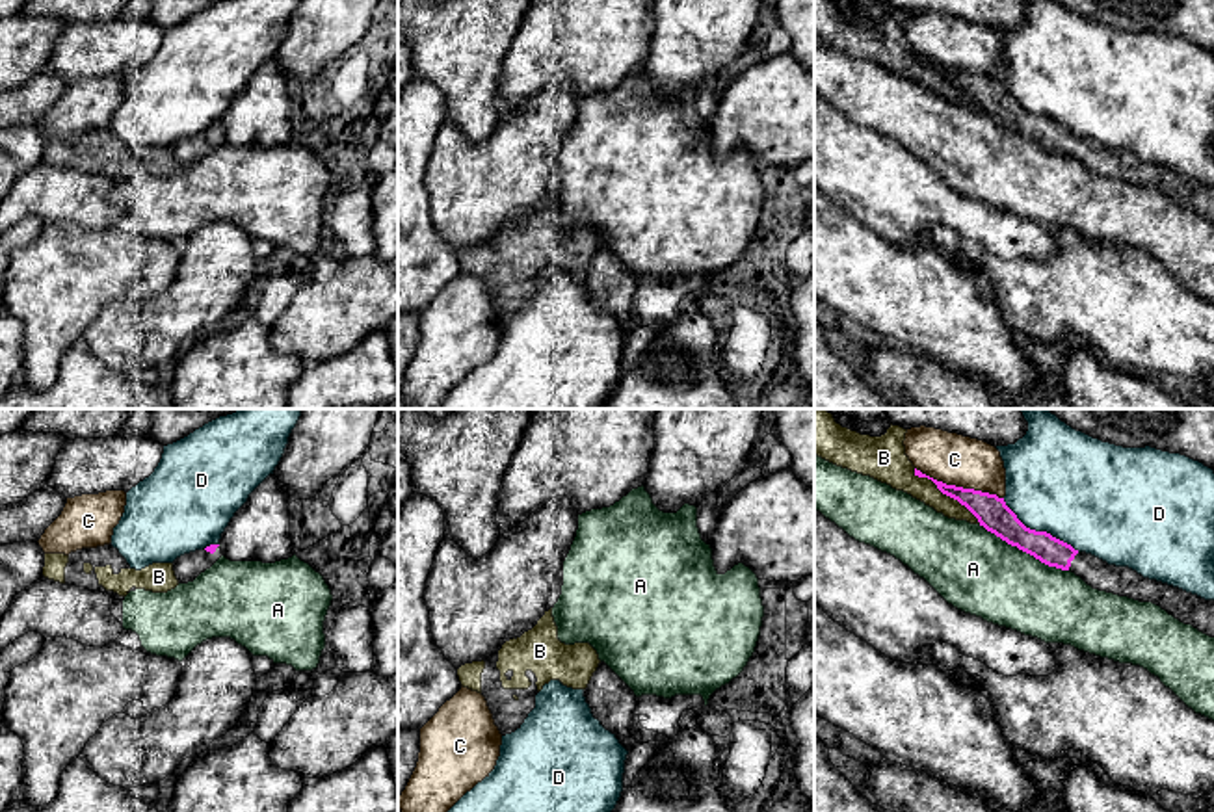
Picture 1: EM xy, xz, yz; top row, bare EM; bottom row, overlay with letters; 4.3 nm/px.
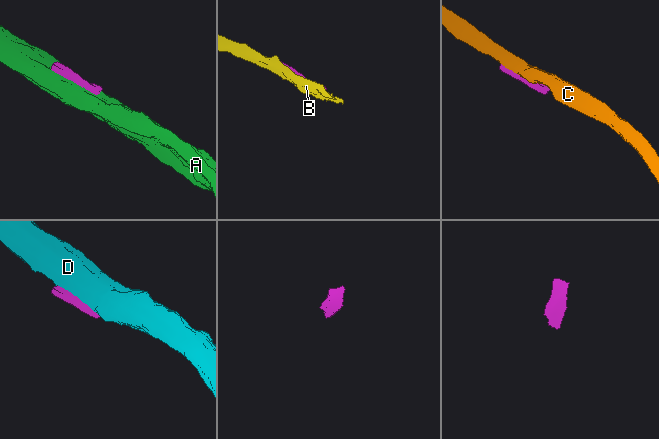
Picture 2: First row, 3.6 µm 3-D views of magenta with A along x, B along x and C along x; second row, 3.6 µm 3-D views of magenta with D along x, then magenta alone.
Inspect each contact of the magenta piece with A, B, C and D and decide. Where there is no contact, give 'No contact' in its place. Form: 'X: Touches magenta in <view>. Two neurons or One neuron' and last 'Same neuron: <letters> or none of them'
A: Touches magenta in yz. Two neurons
B: Touches magenta in yz. Two neurons
C: Touches magenta in yz. Two neurons
D: Touches magenta in yz. Two neurons
Same neuron: none of them

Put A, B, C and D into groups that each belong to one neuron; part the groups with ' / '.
A / B / C / D

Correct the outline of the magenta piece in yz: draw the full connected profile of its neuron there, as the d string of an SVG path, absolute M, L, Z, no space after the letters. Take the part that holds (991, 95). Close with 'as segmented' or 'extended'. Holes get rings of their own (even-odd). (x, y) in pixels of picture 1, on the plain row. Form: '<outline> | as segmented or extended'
M917 52L915 59L931 63L943 78L965 89L978 102L980 110L1041 147L1071 154L1093 173L1140 186L1153 186L1181 206L1192 208L1214 221L1214 184L1205 184L1179 171L1143 162L1128 151L1108 149L1091 138L1075 134L1047 115L1030 113L1006 89L1004 82L996 78L946 69Z | extended

